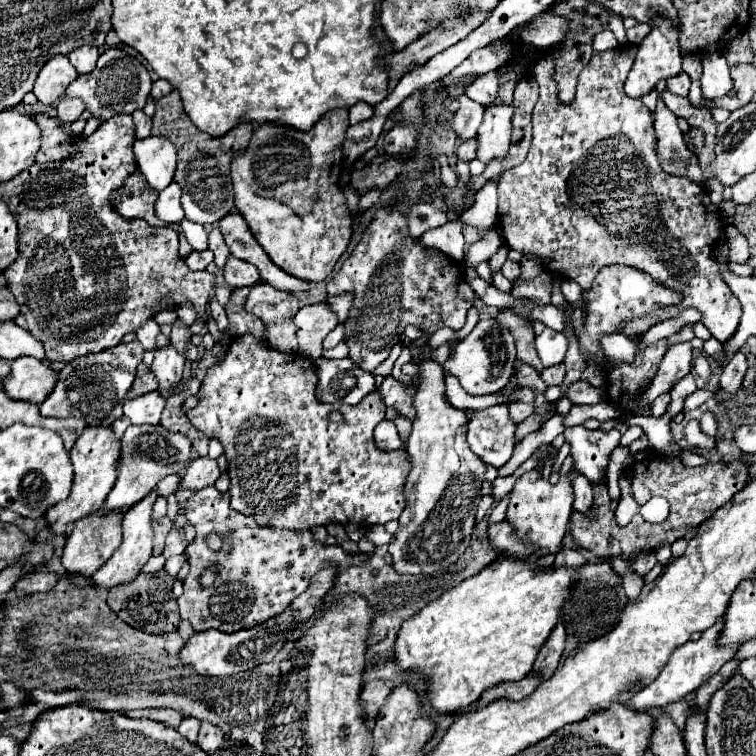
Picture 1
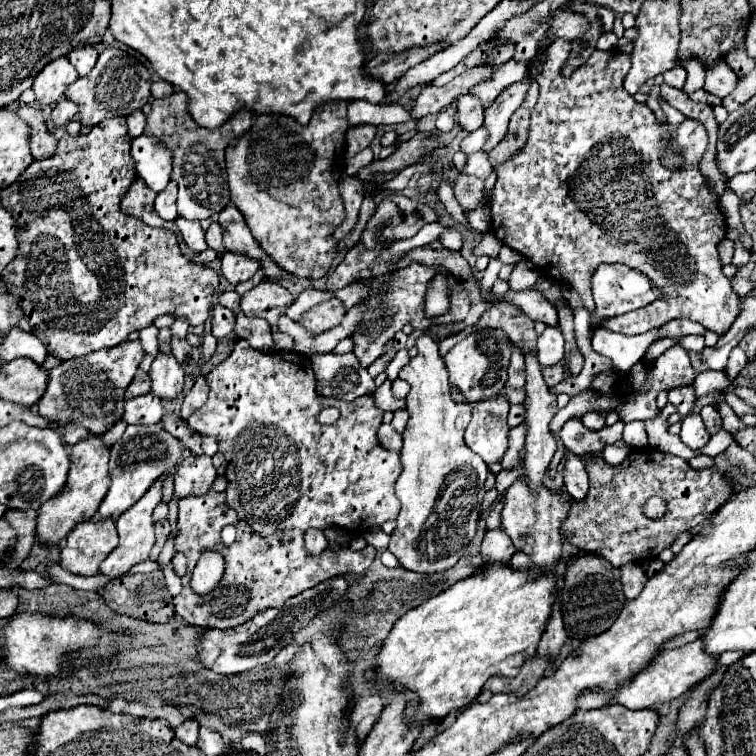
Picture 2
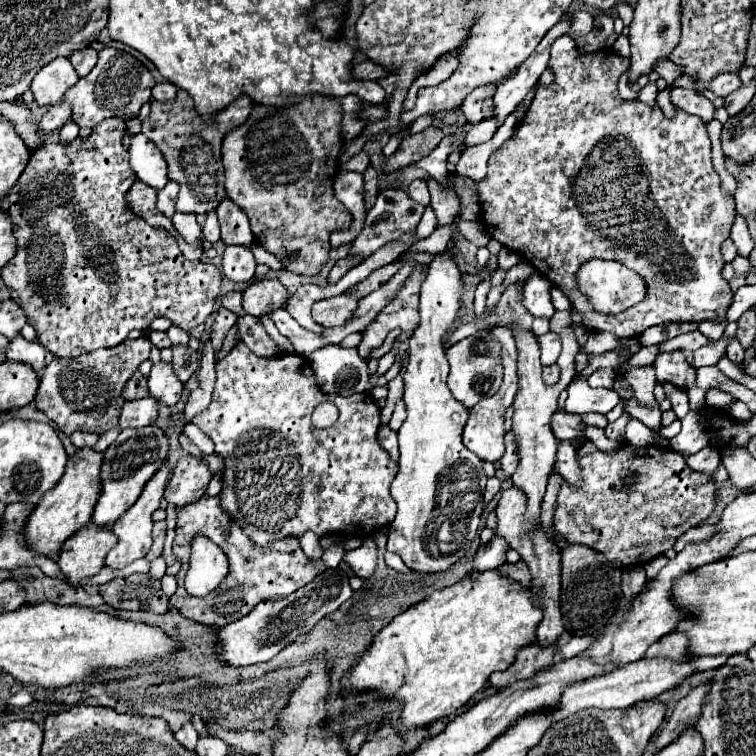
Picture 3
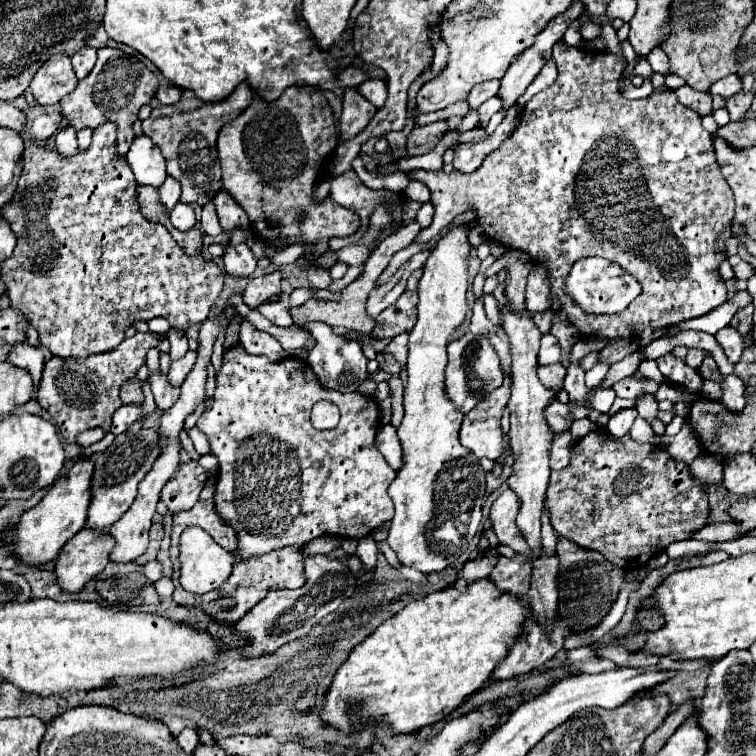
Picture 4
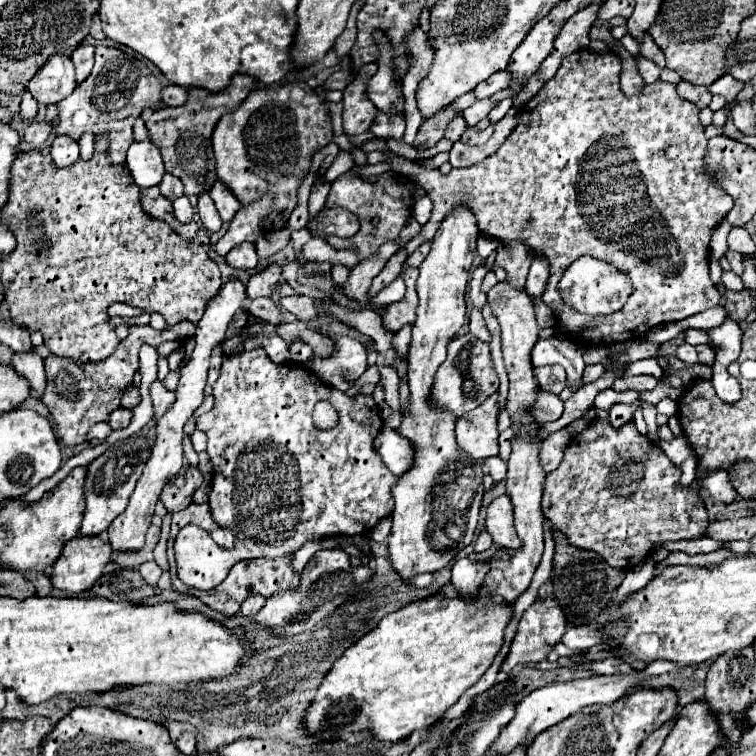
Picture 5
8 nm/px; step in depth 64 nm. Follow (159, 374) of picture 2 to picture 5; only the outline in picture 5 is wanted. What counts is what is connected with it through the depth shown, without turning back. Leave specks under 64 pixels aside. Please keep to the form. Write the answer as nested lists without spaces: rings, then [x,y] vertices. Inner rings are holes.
[[[160,380],[152,382],[150,386],[150,394],[152,394],[152,402],[154,402],[154,412],[156,412],[156,418],[160,418],[176,400],[176,394],[170,392]]]

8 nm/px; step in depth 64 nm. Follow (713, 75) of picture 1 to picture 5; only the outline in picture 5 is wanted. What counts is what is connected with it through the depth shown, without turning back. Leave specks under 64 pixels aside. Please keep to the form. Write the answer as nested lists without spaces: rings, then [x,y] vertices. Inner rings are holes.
[[[726,74],[726,76],[718,78],[708,90],[710,90],[712,94],[720,94],[720,96],[724,96],[724,98],[730,102],[730,100],[734,100],[734,98],[738,96],[738,92],[742,90],[742,86],[744,86],[744,82],[740,82],[740,80],[736,80],[734,76]]]

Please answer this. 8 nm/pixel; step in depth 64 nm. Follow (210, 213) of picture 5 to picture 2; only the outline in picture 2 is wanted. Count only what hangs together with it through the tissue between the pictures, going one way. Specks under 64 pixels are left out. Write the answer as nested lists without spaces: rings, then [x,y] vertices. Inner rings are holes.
[[[218,222],[210,224],[210,228],[206,230],[206,242],[208,242],[208,248],[212,248],[218,254],[218,258],[222,258],[226,254],[226,248],[222,244],[222,232],[220,232]]]

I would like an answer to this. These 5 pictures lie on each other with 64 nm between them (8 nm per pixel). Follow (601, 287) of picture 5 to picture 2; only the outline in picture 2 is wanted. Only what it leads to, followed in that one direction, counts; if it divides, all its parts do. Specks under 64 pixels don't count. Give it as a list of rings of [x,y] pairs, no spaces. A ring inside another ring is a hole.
[[[602,264],[598,272],[594,272],[594,278],[592,278],[592,296],[594,296],[594,302],[596,302],[596,312],[592,314],[590,318],[590,326],[592,330],[600,328],[604,320],[608,318],[614,318],[614,316],[622,316],[626,312],[632,312],[636,308],[642,308],[642,306],[648,306],[650,302],[658,300],[658,288],[652,284],[652,280],[634,270],[634,268],[628,268],[624,264]]]

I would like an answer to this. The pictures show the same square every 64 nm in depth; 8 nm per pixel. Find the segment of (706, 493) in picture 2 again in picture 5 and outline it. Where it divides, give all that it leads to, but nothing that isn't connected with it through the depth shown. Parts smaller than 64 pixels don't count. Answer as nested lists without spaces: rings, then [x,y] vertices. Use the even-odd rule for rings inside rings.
[[[594,420],[582,434],[572,438],[558,470],[546,476],[542,510],[572,546],[594,550],[610,566],[630,570],[642,564],[664,542],[702,538],[708,528],[710,520],[700,494],[680,486],[680,474],[680,468],[674,466],[656,444],[638,434],[634,422],[630,426],[622,426],[622,430],[614,430],[608,420]]]

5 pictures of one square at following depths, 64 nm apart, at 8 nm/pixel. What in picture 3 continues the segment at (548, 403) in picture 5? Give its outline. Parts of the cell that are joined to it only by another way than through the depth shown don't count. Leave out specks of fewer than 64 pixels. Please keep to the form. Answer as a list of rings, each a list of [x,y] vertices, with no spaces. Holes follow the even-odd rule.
[[[556,410],[552,416],[552,430],[558,440],[568,440],[574,448],[580,448],[588,438],[584,436],[584,428],[580,426],[582,418],[576,414],[568,414]]]

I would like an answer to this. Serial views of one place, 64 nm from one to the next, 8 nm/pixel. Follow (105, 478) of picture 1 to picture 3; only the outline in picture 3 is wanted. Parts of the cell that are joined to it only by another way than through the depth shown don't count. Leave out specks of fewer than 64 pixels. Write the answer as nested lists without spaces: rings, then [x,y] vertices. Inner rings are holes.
[[[78,448],[66,466],[66,472],[58,486],[44,494],[42,502],[34,508],[34,512],[26,520],[26,540],[28,548],[38,554],[50,554],[58,550],[78,528],[90,522],[94,506],[98,502],[102,480],[100,480],[100,468],[104,462],[104,454],[96,452],[92,448]]]

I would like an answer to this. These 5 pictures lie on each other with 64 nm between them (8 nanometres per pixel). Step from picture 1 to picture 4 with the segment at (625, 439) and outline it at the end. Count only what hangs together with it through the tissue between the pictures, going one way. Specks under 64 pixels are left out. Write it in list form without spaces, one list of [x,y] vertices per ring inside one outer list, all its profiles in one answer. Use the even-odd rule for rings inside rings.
[[[637,416],[629,435],[632,439],[640,443],[650,443],[659,445],[661,443],[661,437],[658,436],[652,429],[652,427],[640,416]]]

